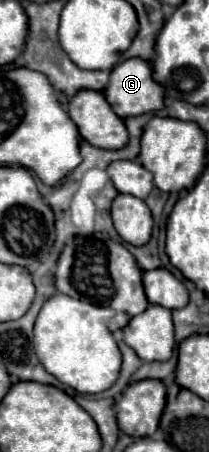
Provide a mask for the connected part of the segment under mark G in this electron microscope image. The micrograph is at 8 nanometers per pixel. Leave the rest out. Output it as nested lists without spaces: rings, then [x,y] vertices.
[[[126,59],[116,65],[104,95],[122,119],[164,107],[164,89],[152,79],[152,65],[144,59]]]

